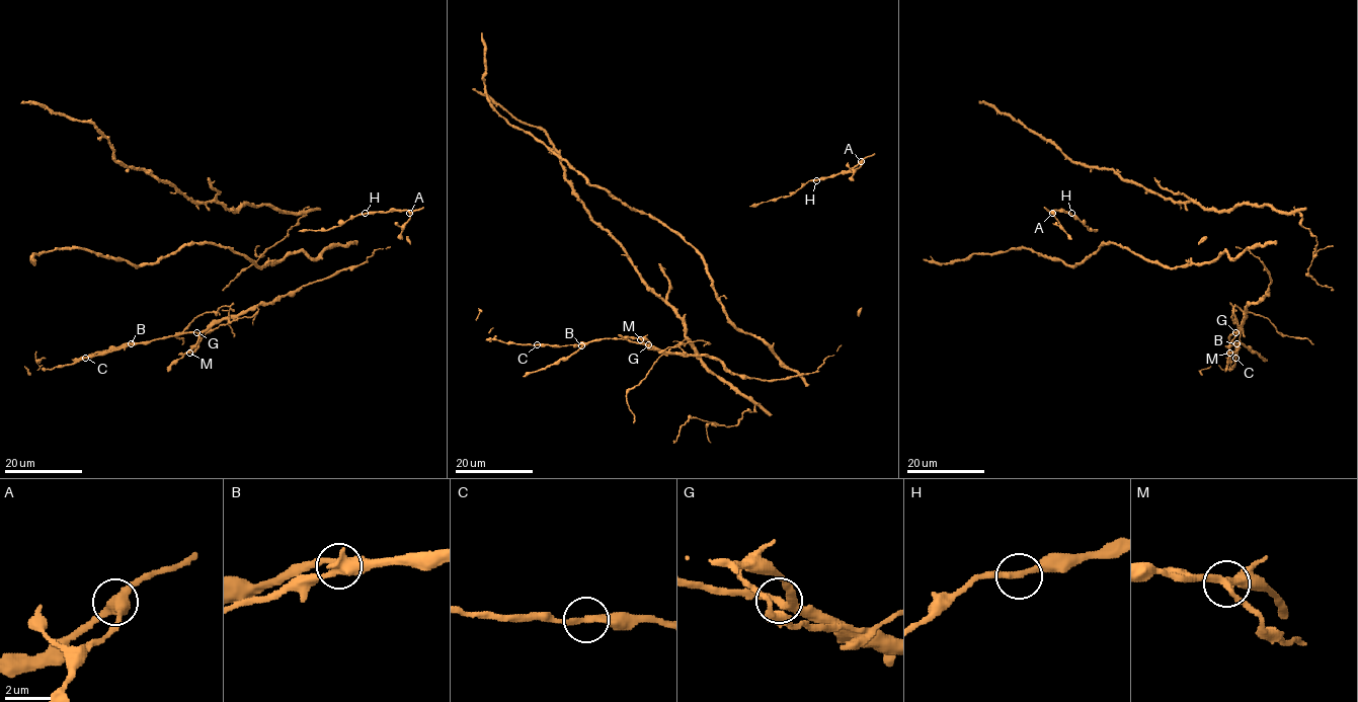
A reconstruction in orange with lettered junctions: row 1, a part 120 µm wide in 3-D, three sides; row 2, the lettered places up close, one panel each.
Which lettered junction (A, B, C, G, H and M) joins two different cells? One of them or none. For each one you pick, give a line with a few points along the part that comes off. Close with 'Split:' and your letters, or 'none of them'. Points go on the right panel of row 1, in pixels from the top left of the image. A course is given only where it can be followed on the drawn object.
Split: M

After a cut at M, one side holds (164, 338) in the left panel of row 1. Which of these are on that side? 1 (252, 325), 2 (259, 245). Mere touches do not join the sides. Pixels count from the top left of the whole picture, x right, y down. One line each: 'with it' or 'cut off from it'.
1: cut off from it
2: cut off from it

